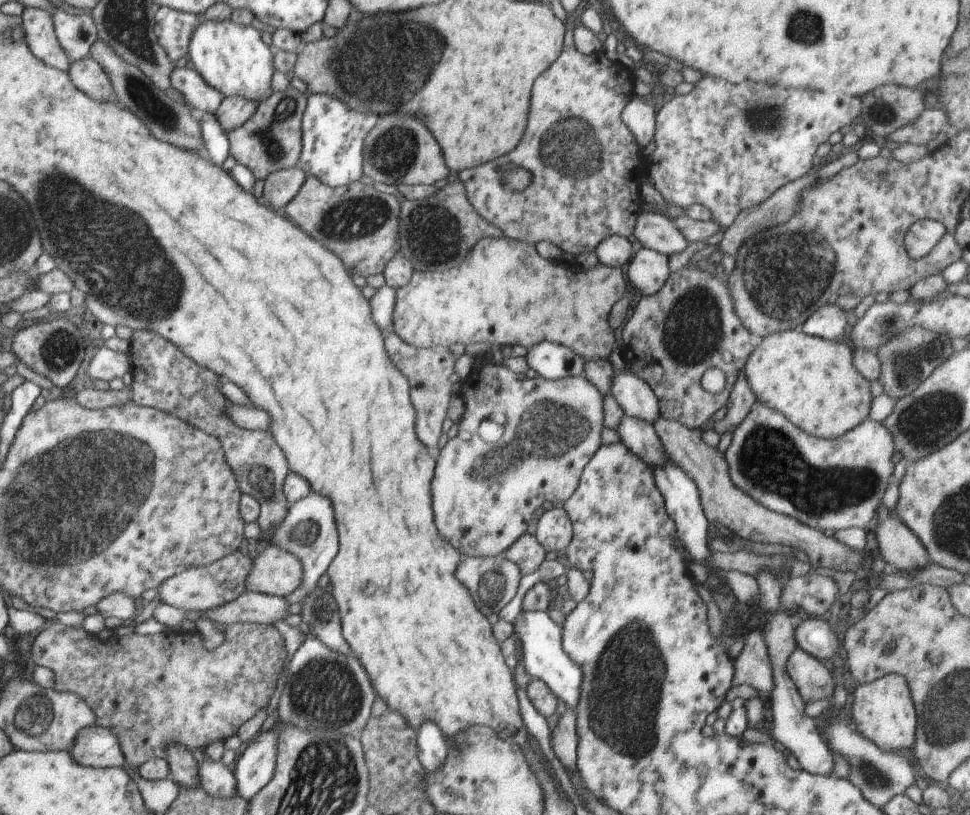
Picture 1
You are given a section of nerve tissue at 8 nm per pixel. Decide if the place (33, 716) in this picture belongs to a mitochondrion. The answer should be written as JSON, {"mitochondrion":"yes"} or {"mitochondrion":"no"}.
{"mitochondrion":"yes"}

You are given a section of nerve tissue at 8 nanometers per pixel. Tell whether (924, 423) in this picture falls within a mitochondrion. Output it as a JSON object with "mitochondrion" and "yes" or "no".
{"mitochondrion":"yes"}

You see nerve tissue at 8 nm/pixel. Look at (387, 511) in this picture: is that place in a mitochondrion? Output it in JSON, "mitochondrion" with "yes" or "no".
{"mitochondrion":"no"}

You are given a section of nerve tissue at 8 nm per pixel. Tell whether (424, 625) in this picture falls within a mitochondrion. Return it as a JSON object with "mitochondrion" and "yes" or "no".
{"mitochondrion":"no"}

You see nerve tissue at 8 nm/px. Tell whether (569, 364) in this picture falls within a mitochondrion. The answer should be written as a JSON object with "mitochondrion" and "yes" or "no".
{"mitochondrion":"no"}

